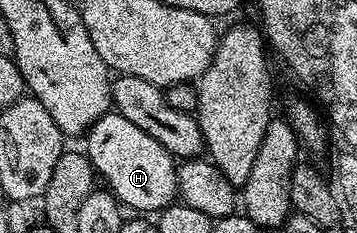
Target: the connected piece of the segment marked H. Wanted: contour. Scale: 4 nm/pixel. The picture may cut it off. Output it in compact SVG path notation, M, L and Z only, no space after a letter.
M118 113L102 115L86 132L86 139L87 158L124 208L132 207L135 213L158 213L176 202L179 190L176 160L149 133L137 129L133 121Z

